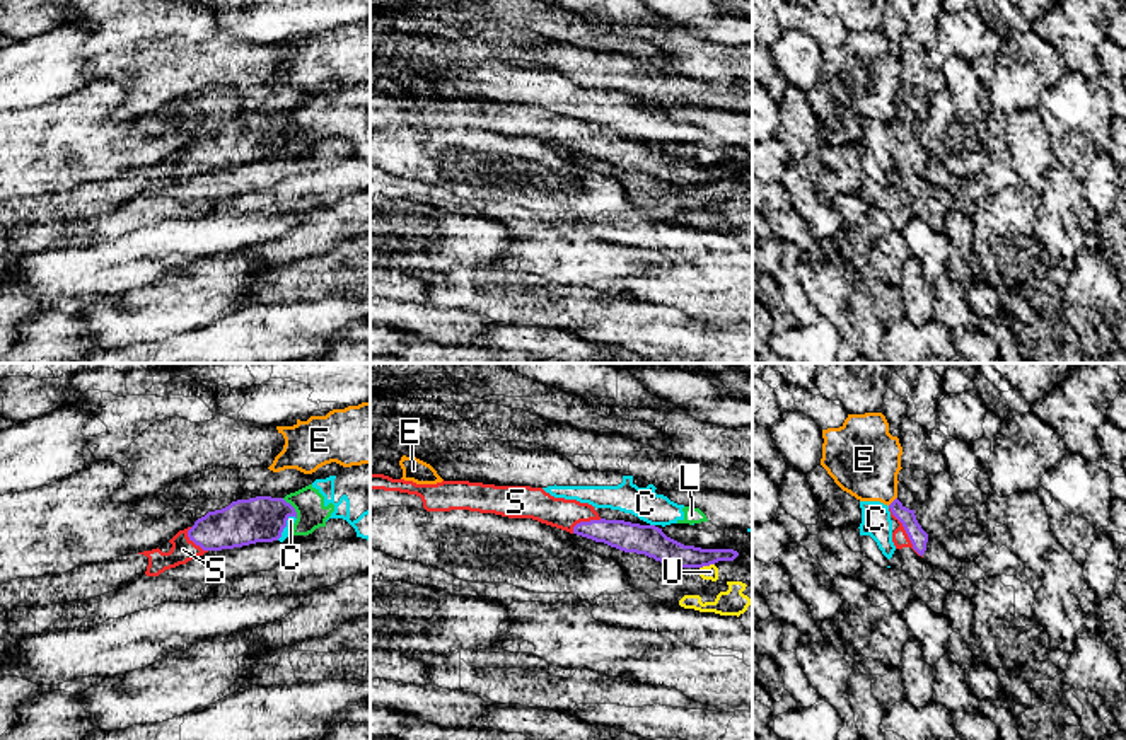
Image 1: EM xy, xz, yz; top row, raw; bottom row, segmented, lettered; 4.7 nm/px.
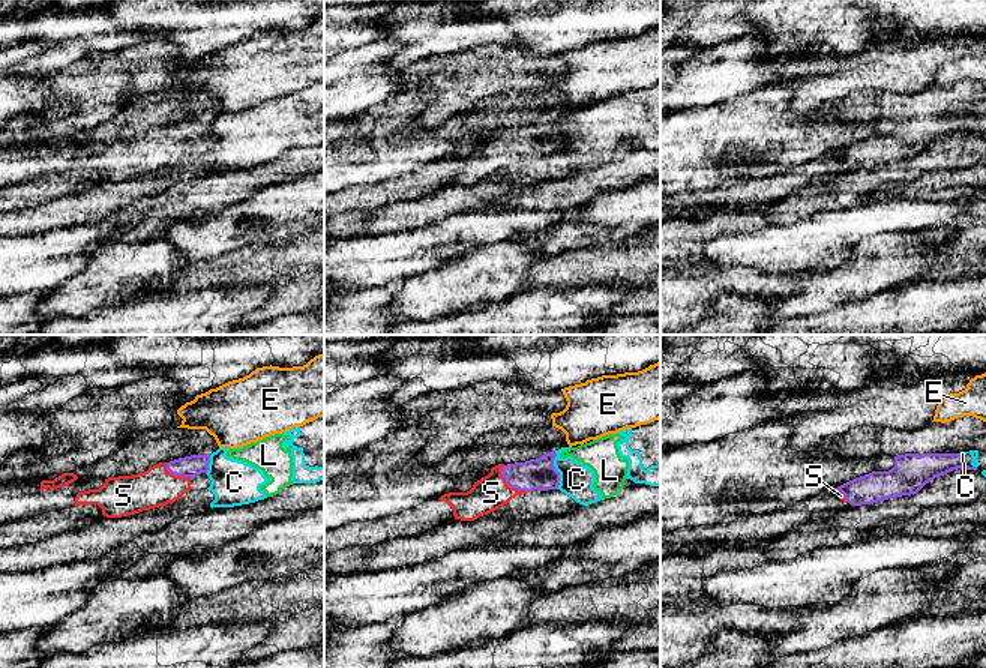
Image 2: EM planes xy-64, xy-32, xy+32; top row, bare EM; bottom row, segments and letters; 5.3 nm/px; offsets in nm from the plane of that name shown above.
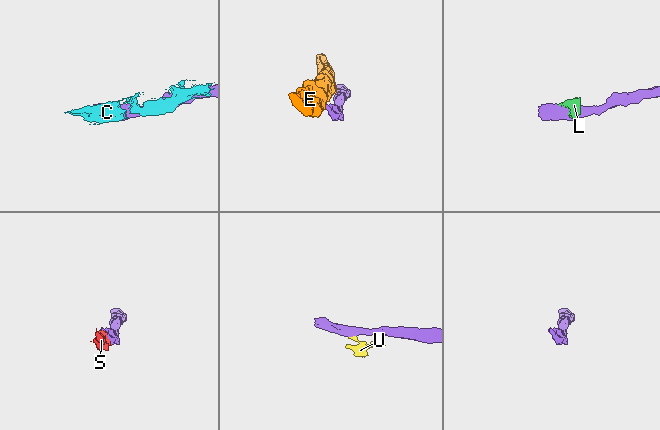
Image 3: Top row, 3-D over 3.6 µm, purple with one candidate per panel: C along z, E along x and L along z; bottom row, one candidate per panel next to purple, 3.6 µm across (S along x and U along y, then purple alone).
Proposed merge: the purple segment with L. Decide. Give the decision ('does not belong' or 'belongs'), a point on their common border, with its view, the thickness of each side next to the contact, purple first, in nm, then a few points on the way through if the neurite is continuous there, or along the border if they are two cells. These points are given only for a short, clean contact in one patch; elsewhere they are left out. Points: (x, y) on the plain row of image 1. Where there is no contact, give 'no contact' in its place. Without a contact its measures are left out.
does not belong | xy (292, 125) | 220/140 nm | along xy (282, 116), (294, 127), (297, 135)

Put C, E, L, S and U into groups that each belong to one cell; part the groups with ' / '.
C L / E / S / U

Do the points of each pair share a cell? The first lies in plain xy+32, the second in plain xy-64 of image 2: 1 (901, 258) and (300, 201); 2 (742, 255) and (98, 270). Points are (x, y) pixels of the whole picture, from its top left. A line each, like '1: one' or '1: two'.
1: two
2: two

